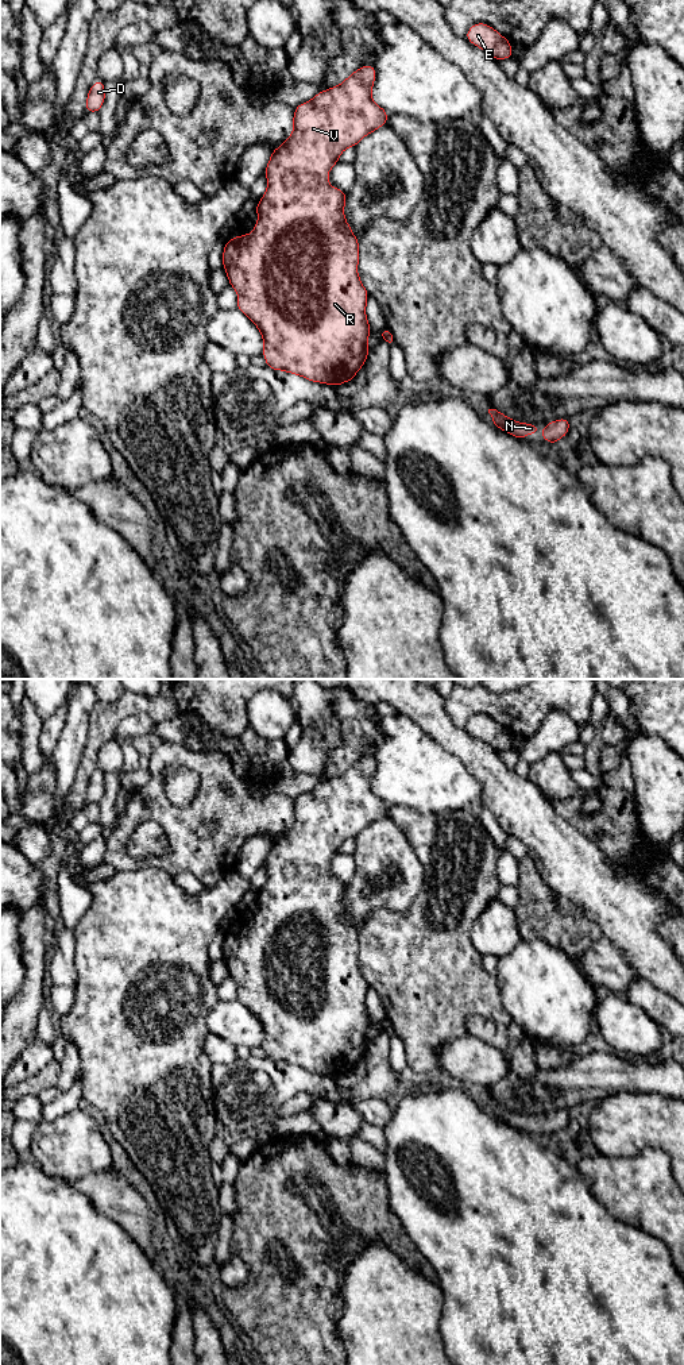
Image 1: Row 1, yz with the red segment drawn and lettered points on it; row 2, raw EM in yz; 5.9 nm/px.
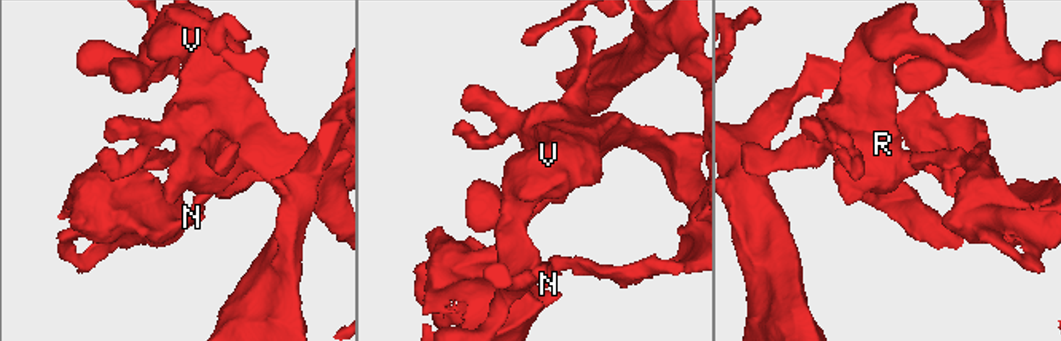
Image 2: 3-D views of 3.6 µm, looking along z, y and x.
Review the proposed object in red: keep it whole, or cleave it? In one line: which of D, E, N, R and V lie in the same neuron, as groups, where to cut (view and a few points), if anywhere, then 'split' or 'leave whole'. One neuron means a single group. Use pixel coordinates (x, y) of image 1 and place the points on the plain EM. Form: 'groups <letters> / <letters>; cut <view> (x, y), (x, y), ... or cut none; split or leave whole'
groups D N / E R V; cut yz (387, 1021), (385, 1030); split

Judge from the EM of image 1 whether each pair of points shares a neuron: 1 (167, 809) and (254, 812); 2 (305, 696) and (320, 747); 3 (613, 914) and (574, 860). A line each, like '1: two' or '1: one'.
1: one
2: one
3: one

